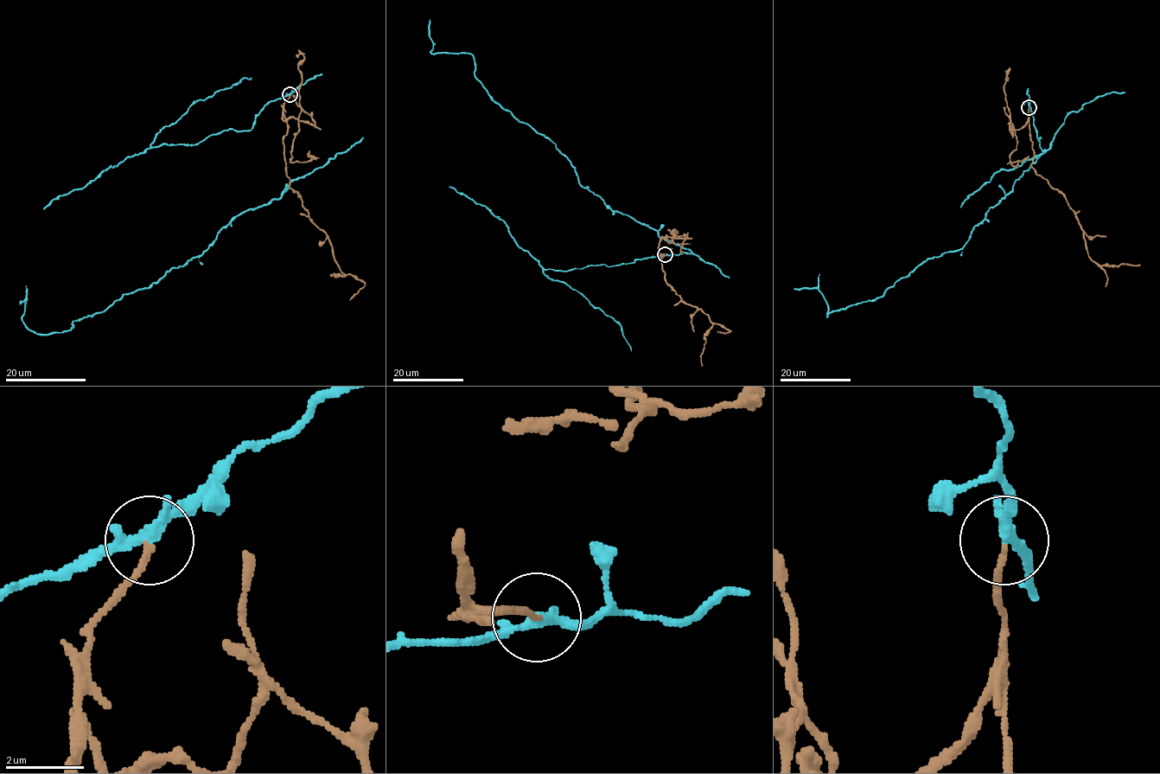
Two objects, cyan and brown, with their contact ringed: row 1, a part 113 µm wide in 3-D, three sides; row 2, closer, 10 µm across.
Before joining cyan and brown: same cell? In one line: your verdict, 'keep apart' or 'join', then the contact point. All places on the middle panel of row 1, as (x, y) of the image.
keep apart; place (665, 254)

